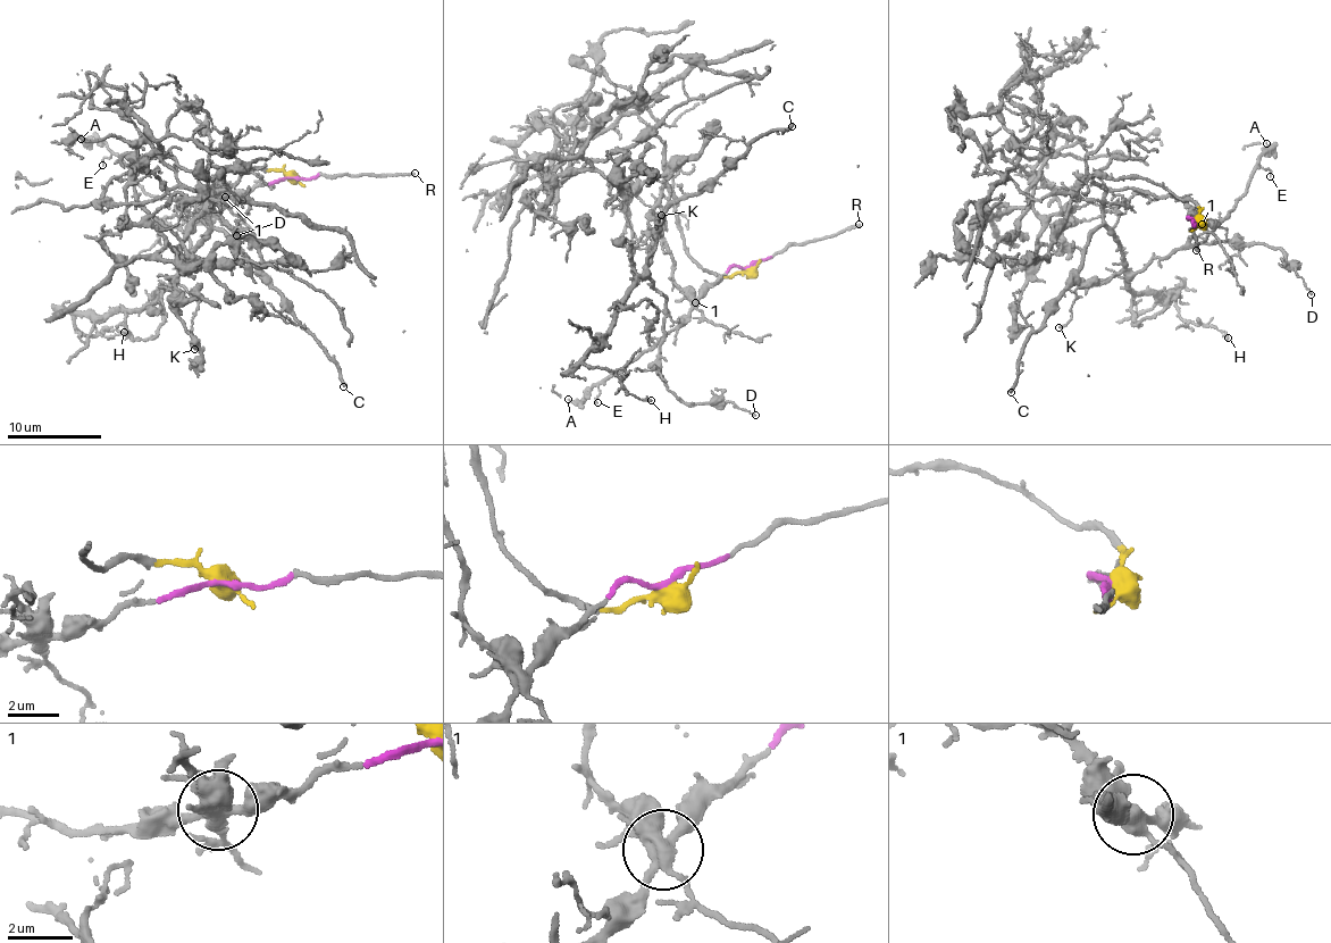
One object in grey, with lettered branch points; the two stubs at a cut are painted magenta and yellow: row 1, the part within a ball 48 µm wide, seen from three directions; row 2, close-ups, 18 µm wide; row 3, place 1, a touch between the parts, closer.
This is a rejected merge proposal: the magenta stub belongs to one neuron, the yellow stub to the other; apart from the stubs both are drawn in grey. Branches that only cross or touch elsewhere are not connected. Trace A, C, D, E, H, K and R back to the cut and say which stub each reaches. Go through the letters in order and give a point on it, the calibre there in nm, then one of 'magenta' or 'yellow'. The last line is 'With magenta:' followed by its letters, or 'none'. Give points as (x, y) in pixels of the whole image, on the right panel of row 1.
A: place (1266, 143); calibre 170 nm; magenta
C: place (1011, 392); calibre 220 nm; yellow
D: place (1311, 294); calibre 100 nm; yellow
E: place (1270, 176); calibre 100 nm; magenta
H: place (1228, 338); calibre 170 nm; yellow
K: place (1059, 327); calibre 140 nm; yellow
R: place (1196, 250); calibre 180 nm; magenta
With magenta: A, E, R

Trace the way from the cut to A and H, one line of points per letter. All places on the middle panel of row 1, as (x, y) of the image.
A: (748, 268), (728, 267), (716, 282), (706, 284), (678, 324), (659, 342), (580, 401), (568, 400)
H: (748, 268), (706, 273), (686, 251), (677, 197), (663, 186), (650, 215), (652, 259), (583, 364), (652, 400)

